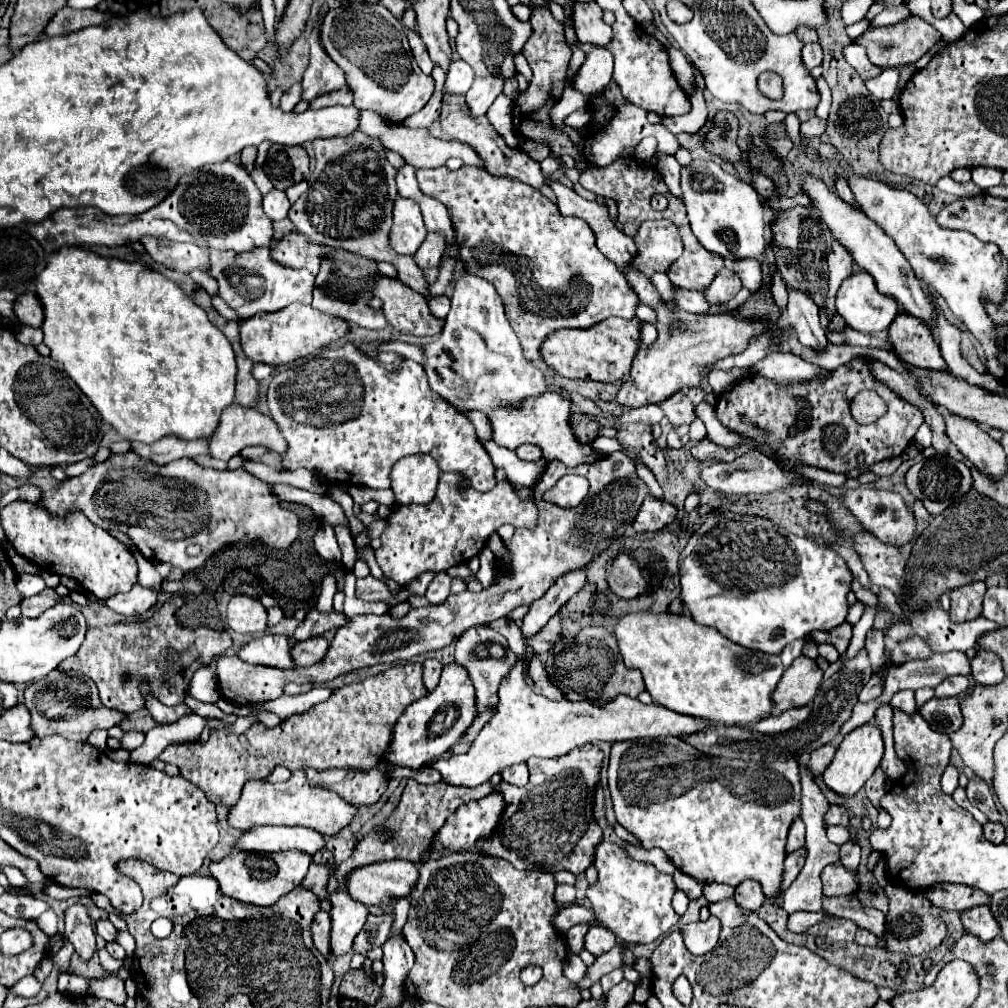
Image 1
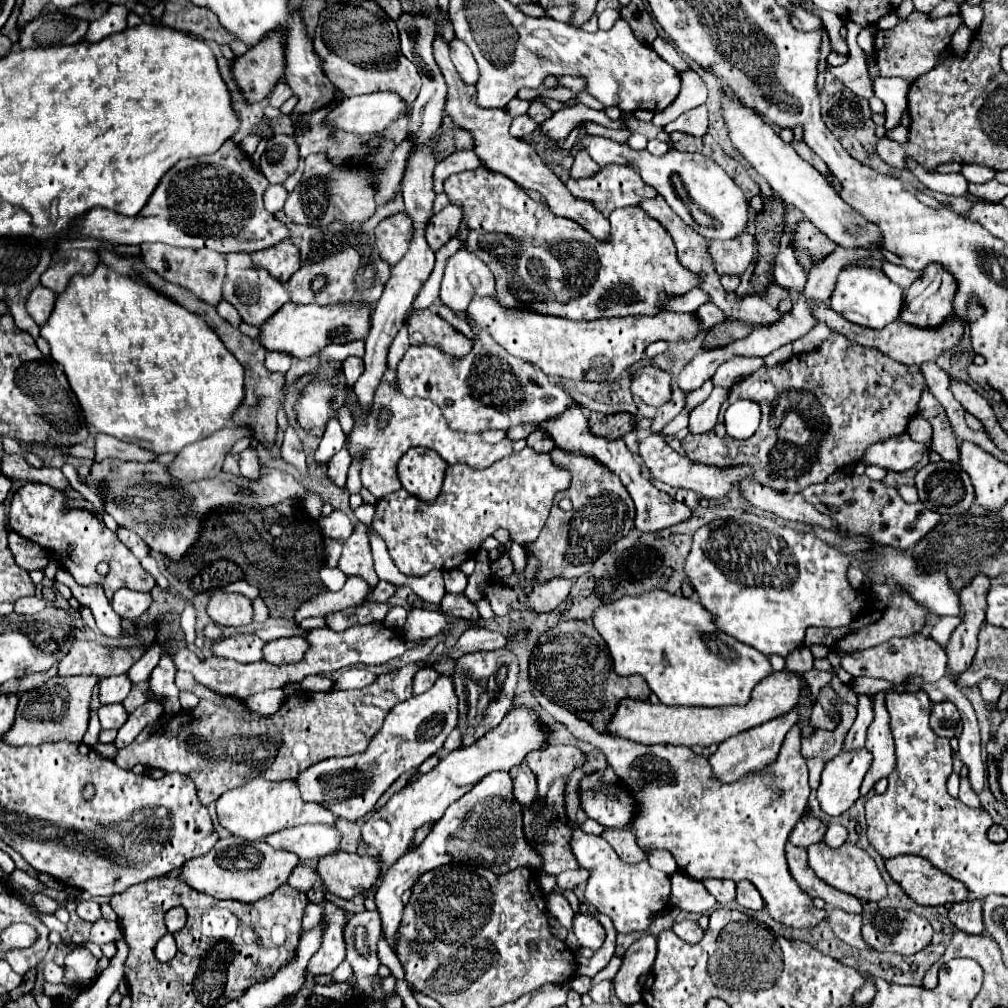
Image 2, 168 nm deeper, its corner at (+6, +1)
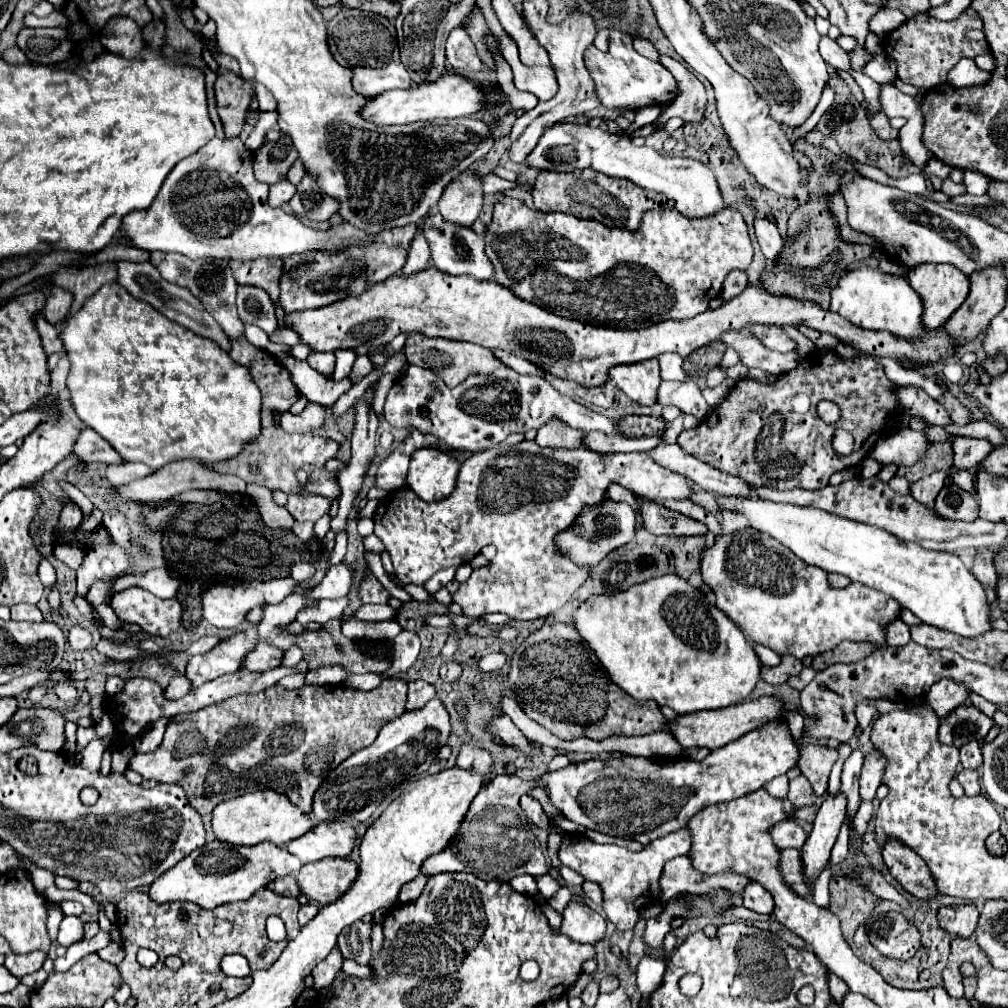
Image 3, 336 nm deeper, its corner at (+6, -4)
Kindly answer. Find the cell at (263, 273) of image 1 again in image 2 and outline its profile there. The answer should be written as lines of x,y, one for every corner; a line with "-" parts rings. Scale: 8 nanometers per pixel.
245,253
225,255
225,261
227,261
227,271
225,271
223,295
225,301
229,301
239,311
245,323
259,327
261,323
265,323
265,319
269,319
279,307
283,307
289,301
289,289
285,287
285,283
279,283
269,275
269,271
257,267
249,255

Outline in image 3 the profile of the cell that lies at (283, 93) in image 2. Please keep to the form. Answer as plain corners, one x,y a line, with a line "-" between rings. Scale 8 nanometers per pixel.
253,84
253,90
255,90
255,98
259,102
259,110
275,110
277,102
263,84

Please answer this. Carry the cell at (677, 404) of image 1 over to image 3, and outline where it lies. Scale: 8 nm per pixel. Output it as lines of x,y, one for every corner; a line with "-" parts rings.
643,360
639,364
617,364
611,368
609,380
615,382
633,402
641,406
653,406
657,402
657,388
661,384
659,362

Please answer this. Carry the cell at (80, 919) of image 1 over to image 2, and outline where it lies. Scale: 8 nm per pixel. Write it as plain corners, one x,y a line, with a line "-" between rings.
75,947
65,957
65,983
83,983
91,985
91,979
95,977
97,959
91,955
87,947

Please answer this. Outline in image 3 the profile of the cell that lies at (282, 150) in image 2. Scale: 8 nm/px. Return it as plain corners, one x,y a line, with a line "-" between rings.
281,136
277,142
267,142
255,152
255,178
265,184
283,180
297,160
297,150
289,136

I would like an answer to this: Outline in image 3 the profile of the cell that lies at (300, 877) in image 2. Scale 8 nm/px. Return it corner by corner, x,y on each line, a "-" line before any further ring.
285,876
285,878
277,878
277,880
273,880
273,884
269,884
267,886
269,890
273,890
273,892
279,892
281,896
299,896
301,894
301,890
299,890
299,886
297,886
297,880
293,878
293,876

